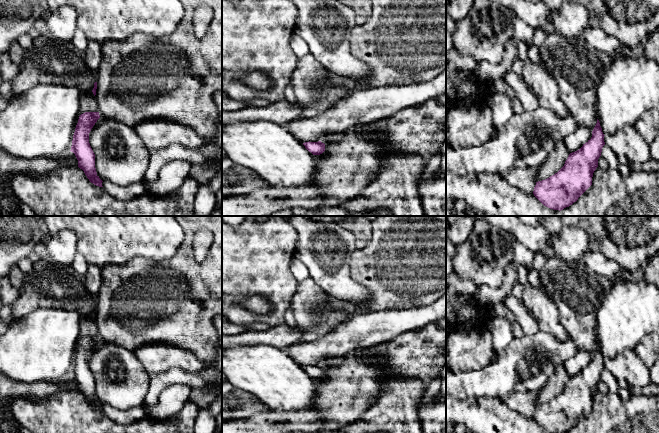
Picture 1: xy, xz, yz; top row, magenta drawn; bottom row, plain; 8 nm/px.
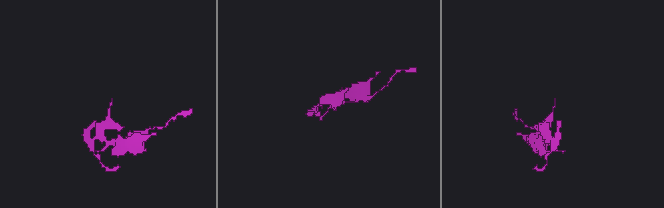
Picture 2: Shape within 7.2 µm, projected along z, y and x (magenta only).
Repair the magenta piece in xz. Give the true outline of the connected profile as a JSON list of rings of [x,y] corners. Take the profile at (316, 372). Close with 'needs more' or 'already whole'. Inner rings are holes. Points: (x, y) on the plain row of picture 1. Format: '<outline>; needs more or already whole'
[[[321,365],[318,366],[305,366],[303,367],[305,372],[313,379],[320,379],[325,375],[325,368]]]; already whole

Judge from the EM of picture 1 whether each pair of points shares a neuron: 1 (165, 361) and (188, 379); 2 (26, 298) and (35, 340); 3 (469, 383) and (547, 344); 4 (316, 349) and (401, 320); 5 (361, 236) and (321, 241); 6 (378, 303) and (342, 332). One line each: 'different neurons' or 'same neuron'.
1: different neurons
2: different neurons
3: same neuron
4: same neuron
5: different neurons
6: different neurons

